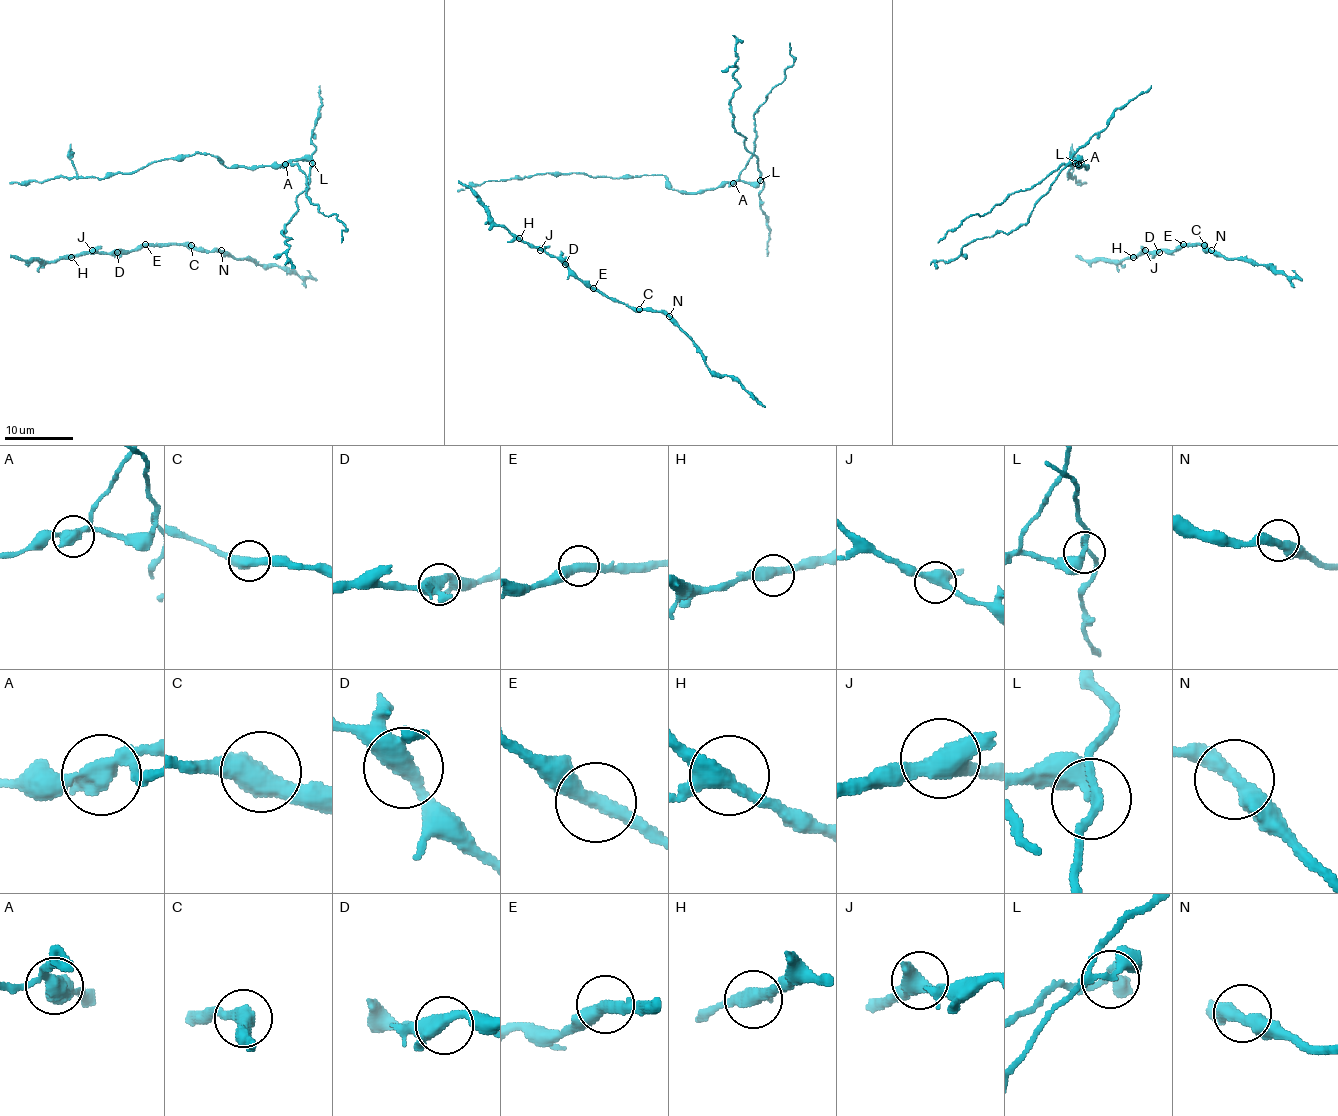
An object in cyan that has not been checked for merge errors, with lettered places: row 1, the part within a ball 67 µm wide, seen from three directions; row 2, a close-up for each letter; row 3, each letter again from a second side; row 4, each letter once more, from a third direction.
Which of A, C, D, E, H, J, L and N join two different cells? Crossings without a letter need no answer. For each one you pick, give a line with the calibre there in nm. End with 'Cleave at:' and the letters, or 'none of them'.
A: calibre 360 nm
L: calibre 240 nm
Cleave at: A, L

